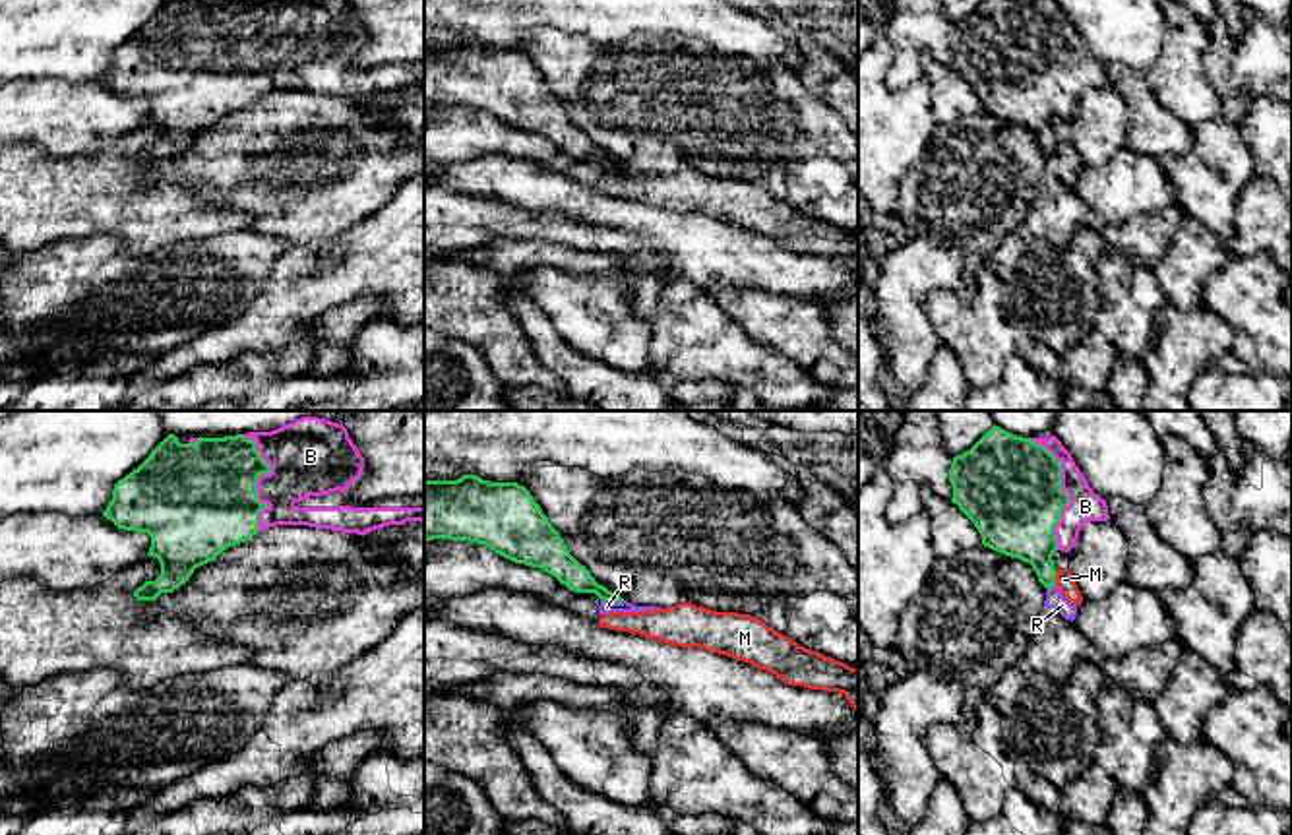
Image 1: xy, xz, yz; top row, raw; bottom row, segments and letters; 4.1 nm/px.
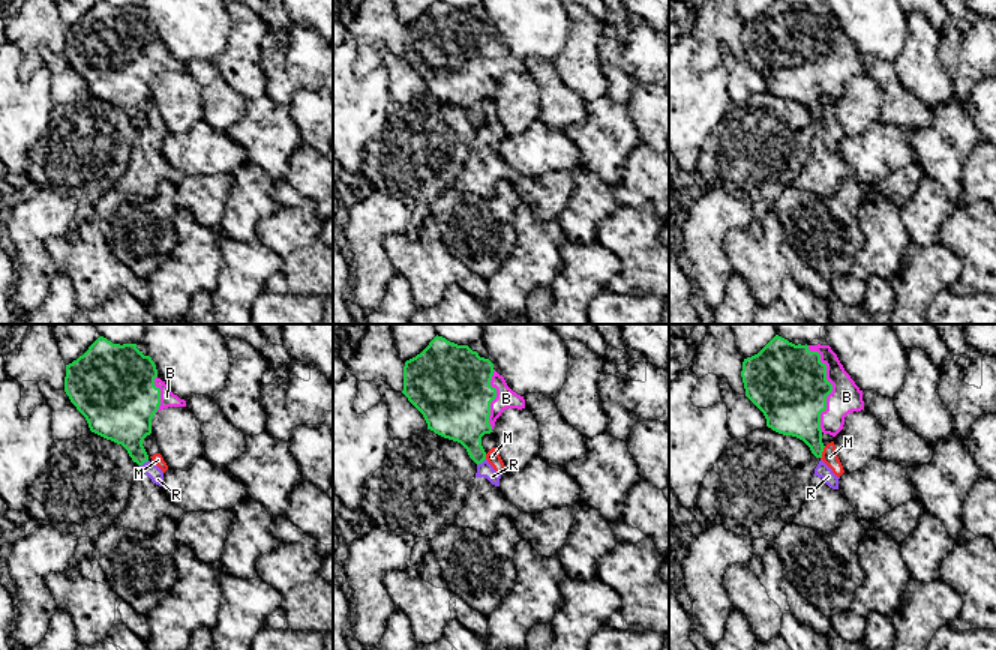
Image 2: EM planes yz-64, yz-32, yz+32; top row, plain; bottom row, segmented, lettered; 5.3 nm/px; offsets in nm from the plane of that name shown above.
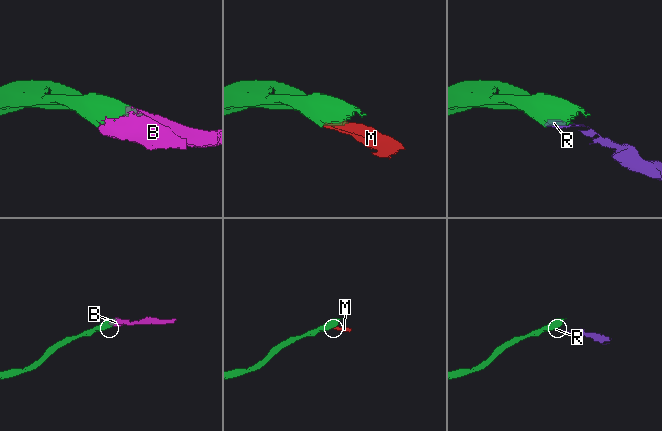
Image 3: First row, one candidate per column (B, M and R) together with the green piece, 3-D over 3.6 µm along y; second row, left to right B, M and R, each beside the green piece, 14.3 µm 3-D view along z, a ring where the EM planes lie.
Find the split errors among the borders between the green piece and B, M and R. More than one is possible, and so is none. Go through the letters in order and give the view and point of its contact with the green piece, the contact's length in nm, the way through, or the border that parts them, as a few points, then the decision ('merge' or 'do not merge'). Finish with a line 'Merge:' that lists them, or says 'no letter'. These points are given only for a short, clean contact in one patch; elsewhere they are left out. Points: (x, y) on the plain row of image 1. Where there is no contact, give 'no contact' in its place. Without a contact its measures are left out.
B: contact xy (258, 43); length 420 nm; merge
M: contact yz (1054, 144); length 60 nm; border yz (1058, 138), (1054, 150); do not merge
R: contact xz (613, 167); length 100 nm; border xz (601, 165), (622, 167); do not merge
Merge: B

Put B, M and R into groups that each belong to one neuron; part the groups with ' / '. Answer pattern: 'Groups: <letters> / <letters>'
Groups: B / M R

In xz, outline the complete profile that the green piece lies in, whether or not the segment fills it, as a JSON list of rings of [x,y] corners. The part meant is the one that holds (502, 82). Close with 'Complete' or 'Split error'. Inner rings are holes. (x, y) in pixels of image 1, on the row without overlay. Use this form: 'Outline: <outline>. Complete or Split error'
Outline: [[[477,41],[457,46],[424,46],[424,107],[449,105],[484,110],[496,120],[531,134],[540,134],[575,159],[595,159],[600,167],[624,165],[599,151],[591,138],[568,116],[531,58],[517,48],[490,48]]]. Complete

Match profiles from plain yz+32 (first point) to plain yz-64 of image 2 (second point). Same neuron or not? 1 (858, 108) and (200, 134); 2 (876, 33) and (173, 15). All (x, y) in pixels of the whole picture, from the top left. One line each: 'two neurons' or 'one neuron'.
1: two neurons
2: one neuron

